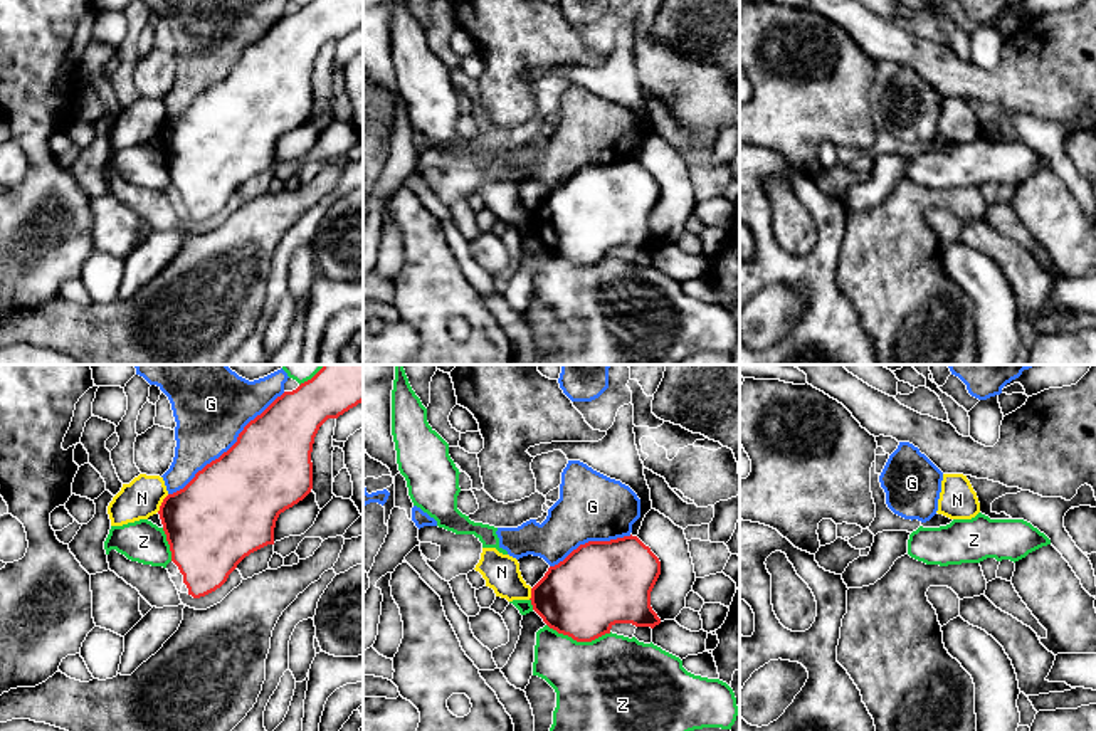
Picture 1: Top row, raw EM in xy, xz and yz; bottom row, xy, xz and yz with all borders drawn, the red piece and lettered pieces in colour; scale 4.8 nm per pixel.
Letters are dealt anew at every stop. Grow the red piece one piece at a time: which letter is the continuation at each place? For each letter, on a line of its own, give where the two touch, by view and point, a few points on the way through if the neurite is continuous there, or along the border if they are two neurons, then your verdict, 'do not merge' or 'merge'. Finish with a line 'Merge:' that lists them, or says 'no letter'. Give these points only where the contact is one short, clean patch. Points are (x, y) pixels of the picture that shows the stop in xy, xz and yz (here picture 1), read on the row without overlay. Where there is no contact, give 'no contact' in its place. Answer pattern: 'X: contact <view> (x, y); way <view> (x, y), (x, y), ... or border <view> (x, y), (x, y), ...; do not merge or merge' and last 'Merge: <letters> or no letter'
G: contact xy (231, 71); do not merge
N: contact xy (162, 126); border xy (168, 118), (157, 135); do not merge
Z: contact xz (579, 264); do not merge
Merge: no letter

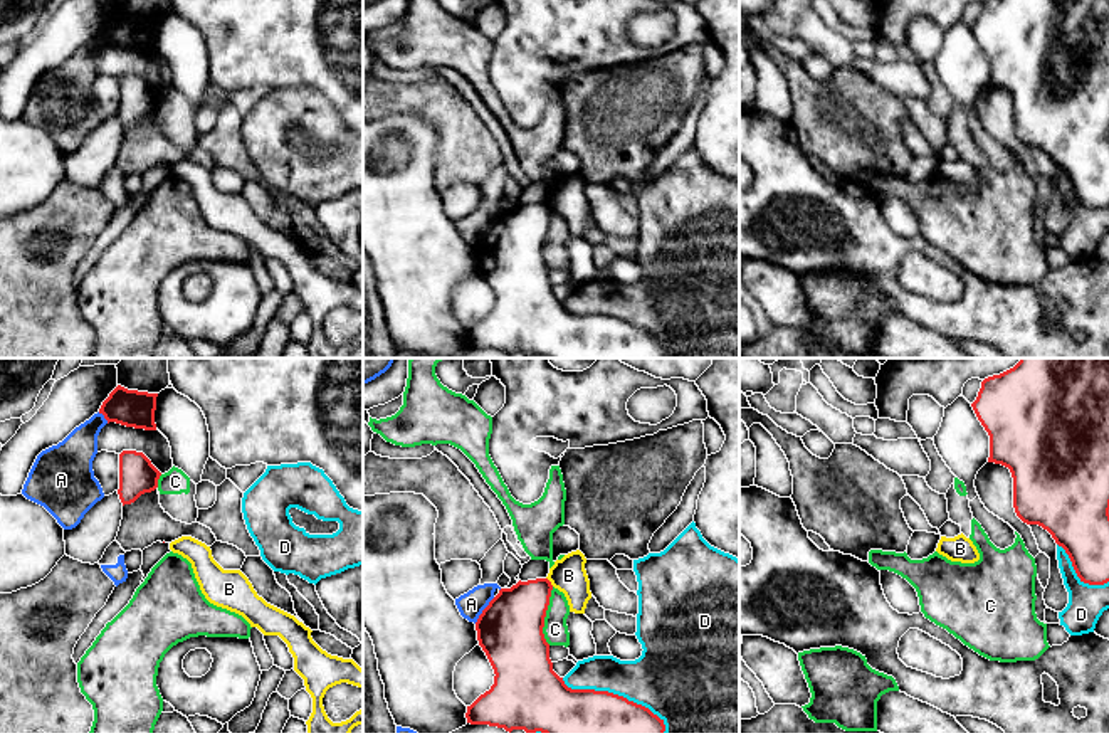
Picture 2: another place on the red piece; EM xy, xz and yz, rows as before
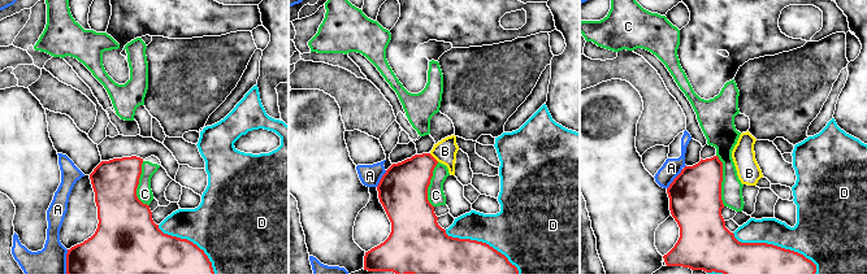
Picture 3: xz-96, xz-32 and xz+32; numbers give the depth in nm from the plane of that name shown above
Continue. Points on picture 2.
A: contact xz (483, 234); do not merge
B: contact xz (550, 205); border xz (546, 200), (553, 209); do not merge
C: contact xz (545, 239); do not merge
D: contact xz (617, 318); do not merge
Merge: no letter

